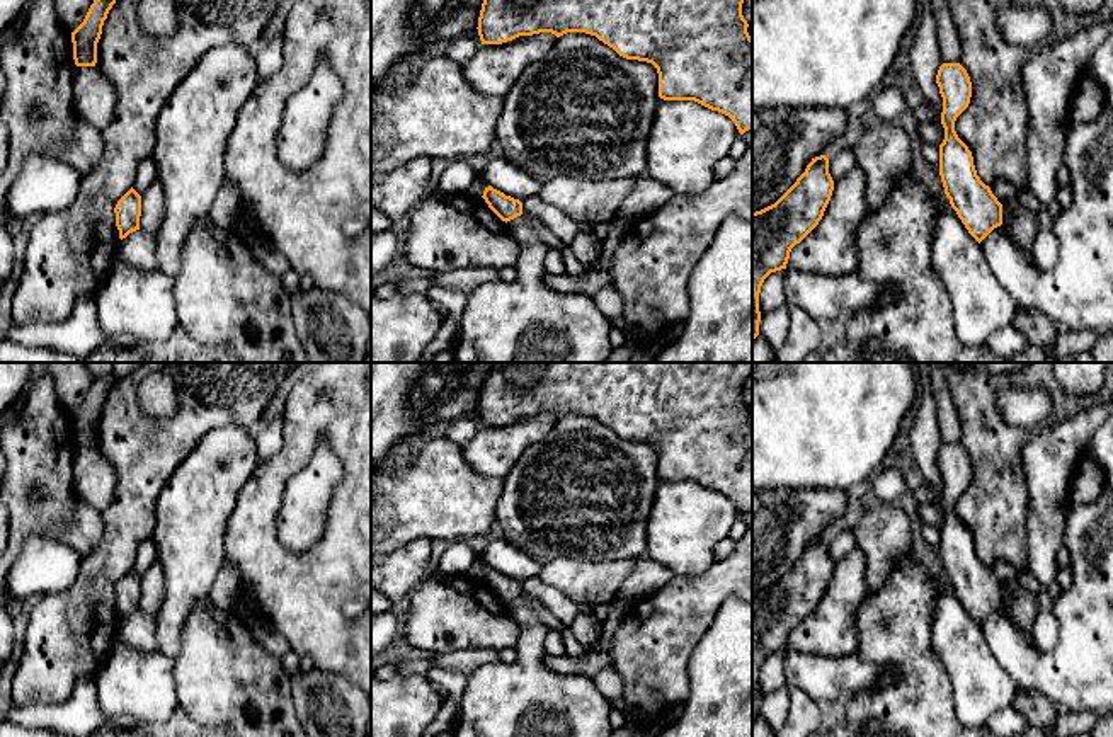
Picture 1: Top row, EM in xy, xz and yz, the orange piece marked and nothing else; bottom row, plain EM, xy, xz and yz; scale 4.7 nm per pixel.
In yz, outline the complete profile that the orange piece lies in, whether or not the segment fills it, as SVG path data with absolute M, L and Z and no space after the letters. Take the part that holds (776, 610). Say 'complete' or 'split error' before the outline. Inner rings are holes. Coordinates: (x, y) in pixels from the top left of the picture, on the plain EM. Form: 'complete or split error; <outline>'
complete; M820 536L774 586L752 594L752 720L759 717L764 660L786 650L791 630L819 606L832 572L829 540Z

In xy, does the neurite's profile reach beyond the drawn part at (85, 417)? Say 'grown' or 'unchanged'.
unchanged

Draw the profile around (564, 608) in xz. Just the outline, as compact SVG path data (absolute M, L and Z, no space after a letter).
M539 577L524 580L522 594L539 601L546 609L550 609L565 630L570 628L572 621L582 611L582 608L579 608L562 591L545 584Z

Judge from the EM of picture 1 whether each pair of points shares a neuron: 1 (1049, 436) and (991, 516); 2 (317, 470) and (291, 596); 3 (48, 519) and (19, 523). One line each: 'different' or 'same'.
1: different
2: different
3: same

